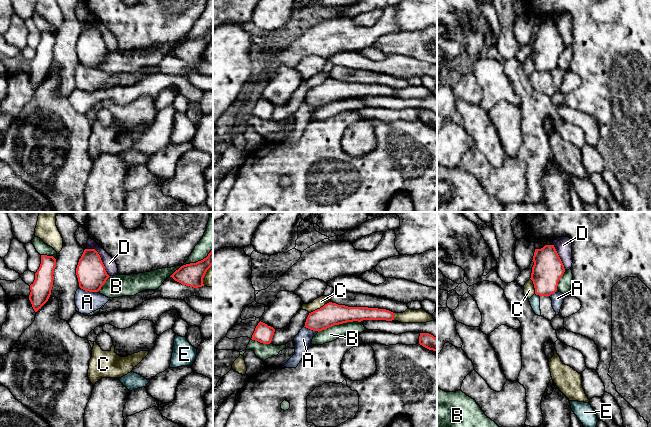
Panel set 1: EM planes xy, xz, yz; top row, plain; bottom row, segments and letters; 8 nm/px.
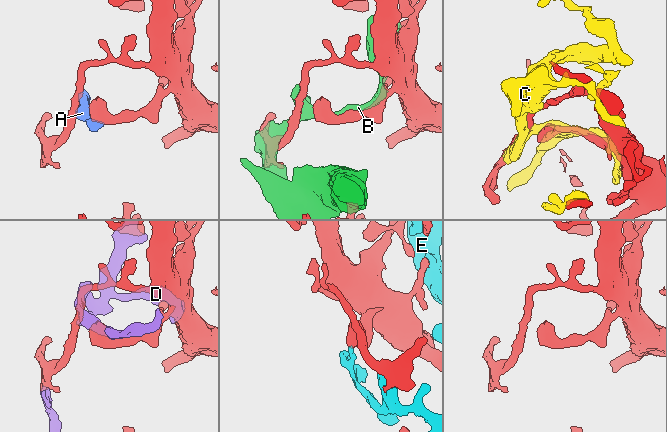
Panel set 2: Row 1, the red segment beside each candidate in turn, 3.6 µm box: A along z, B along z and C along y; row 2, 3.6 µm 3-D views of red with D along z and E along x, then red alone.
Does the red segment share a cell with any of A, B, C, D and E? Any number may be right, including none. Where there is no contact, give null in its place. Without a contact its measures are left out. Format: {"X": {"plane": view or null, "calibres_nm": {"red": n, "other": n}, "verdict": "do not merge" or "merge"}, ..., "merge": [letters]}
{"A": {"plane": "xy", "calibres_nm": {"red": 240, "other": 180}, "verdict": "do not merge"}, "B": {"plane": "xy", "calibres_nm": {"red": 180, "other": 160}, "verdict": "do not merge"}, "C": {"plane": "xz", "calibres_nm": {"red": 180, "other": 80}, "verdict": "do not merge"}, "D": {"plane": "xy", "calibres_nm": {"red": 240, "other": 100}, "verdict": "do not merge"}, "E": {"plane": "yz", "calibres_nm": {"red": 240, "other": 80}, "verdict": "do not merge"}, "merge": []}

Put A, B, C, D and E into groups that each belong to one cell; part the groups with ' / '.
A E / B / C / D

